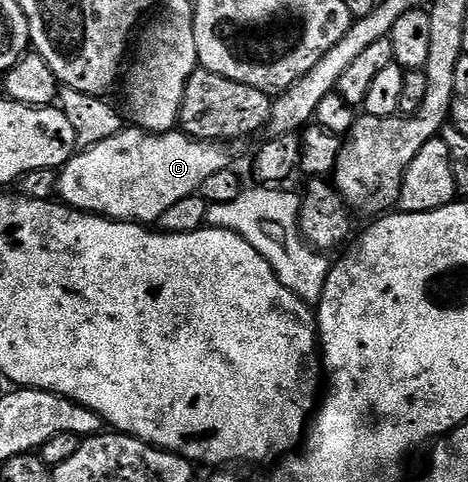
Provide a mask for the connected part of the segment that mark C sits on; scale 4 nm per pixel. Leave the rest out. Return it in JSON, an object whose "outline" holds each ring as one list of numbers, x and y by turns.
{"outline":[[123,129,68,160,56,188,65,206,115,221,154,225,176,201,199,194,210,177,231,166,225,146,217,142,192,139,178,129,165,133,133,130]]}

